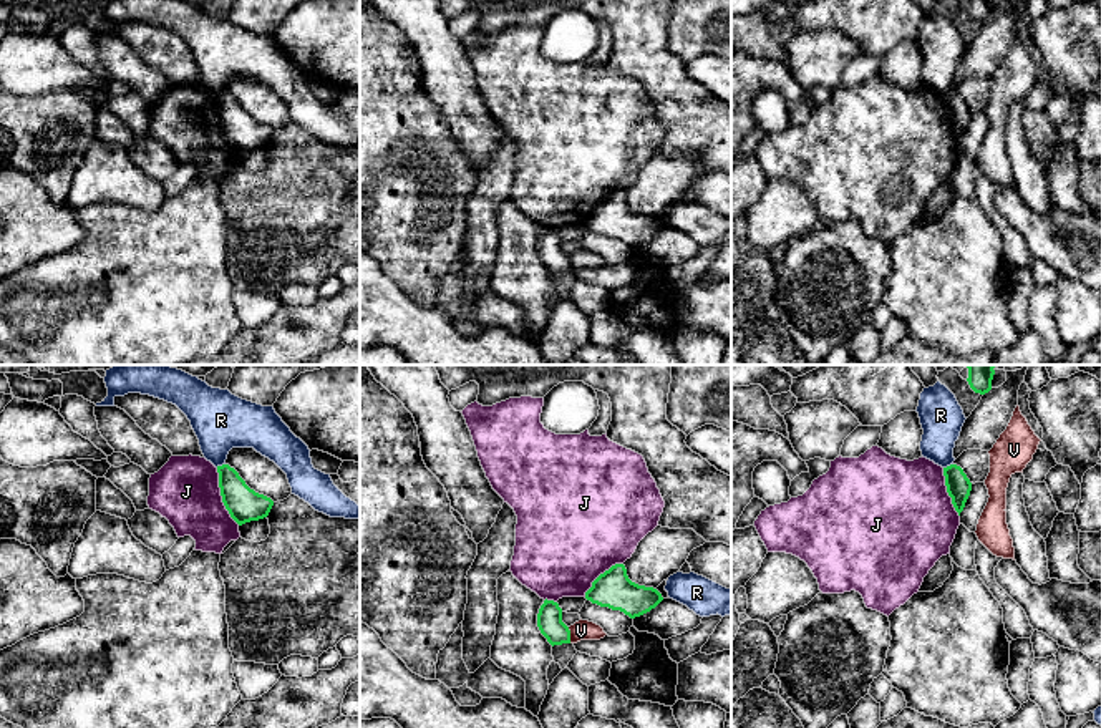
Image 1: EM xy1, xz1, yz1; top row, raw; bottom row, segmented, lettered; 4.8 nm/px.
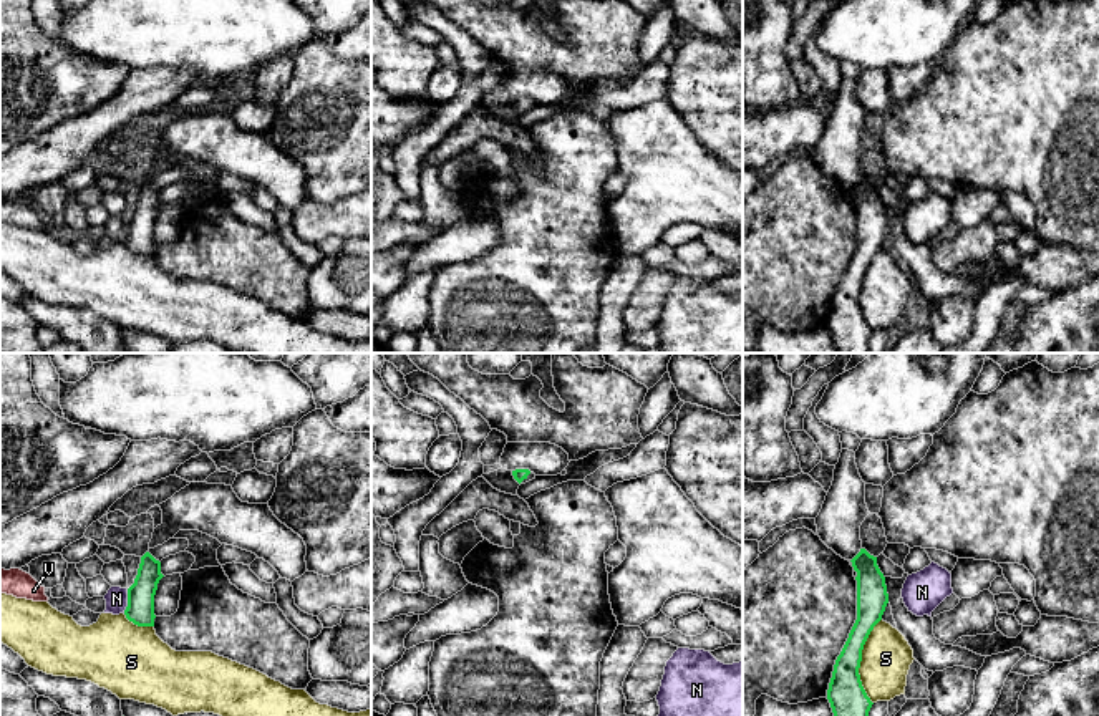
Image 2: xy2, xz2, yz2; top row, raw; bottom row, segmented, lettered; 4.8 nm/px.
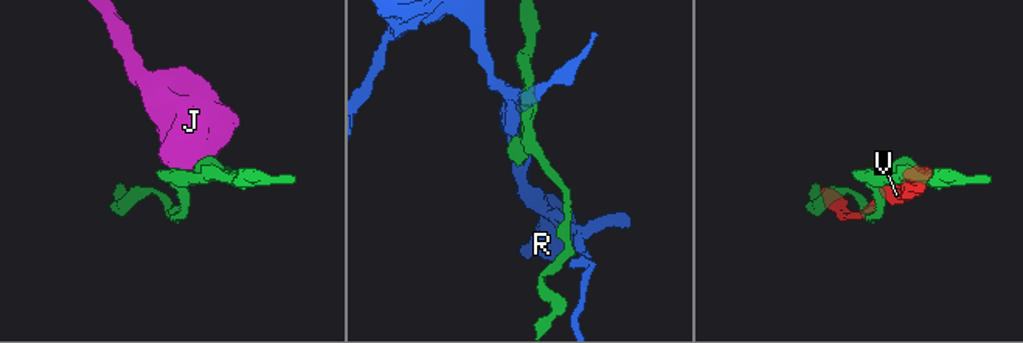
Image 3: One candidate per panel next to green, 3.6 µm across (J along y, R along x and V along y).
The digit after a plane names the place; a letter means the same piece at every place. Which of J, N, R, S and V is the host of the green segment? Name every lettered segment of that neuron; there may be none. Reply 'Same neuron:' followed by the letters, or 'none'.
Same neuron: none

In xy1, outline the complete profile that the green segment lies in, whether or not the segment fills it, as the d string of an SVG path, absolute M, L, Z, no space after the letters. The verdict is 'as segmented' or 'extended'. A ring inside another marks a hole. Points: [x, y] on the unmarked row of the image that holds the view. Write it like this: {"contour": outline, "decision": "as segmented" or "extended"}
{"contour": "M229 93L217 95L217 101L222 131L239 154L269 144L274 134L270 126L250 118Z", "decision": "as segmented"}

